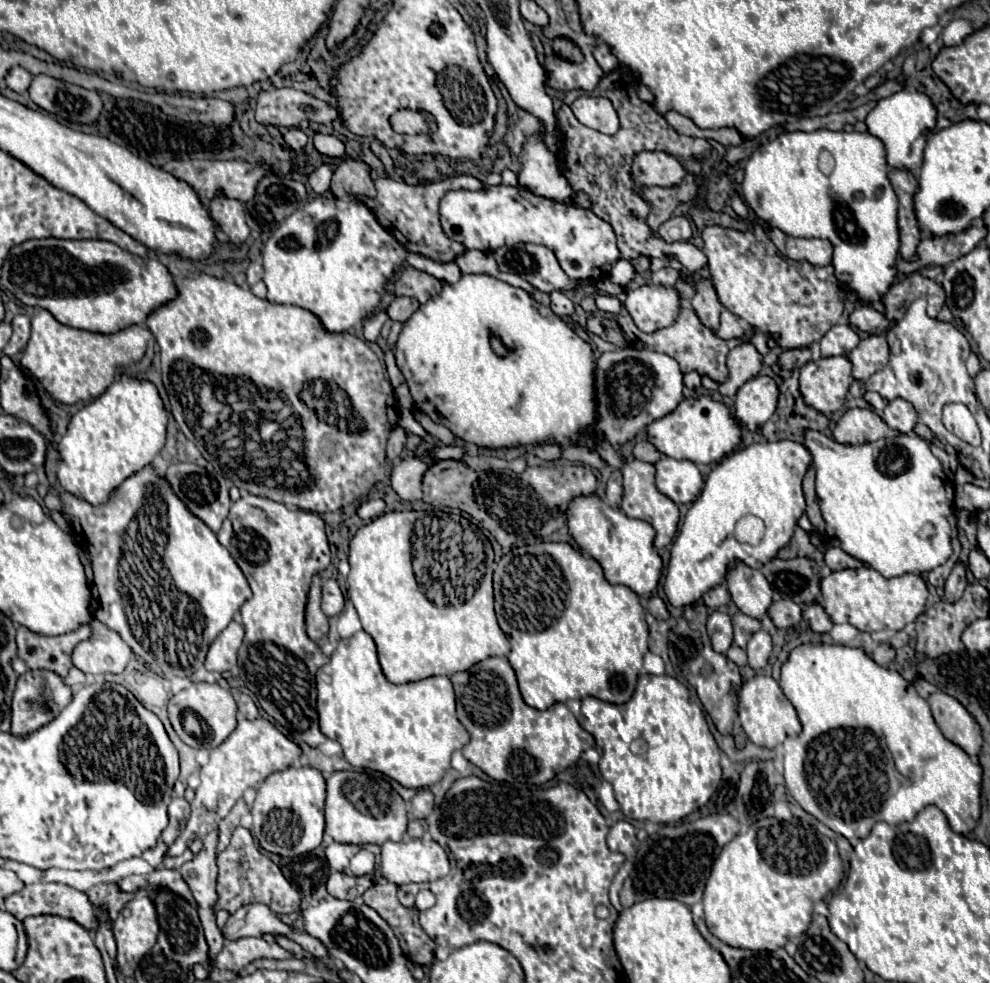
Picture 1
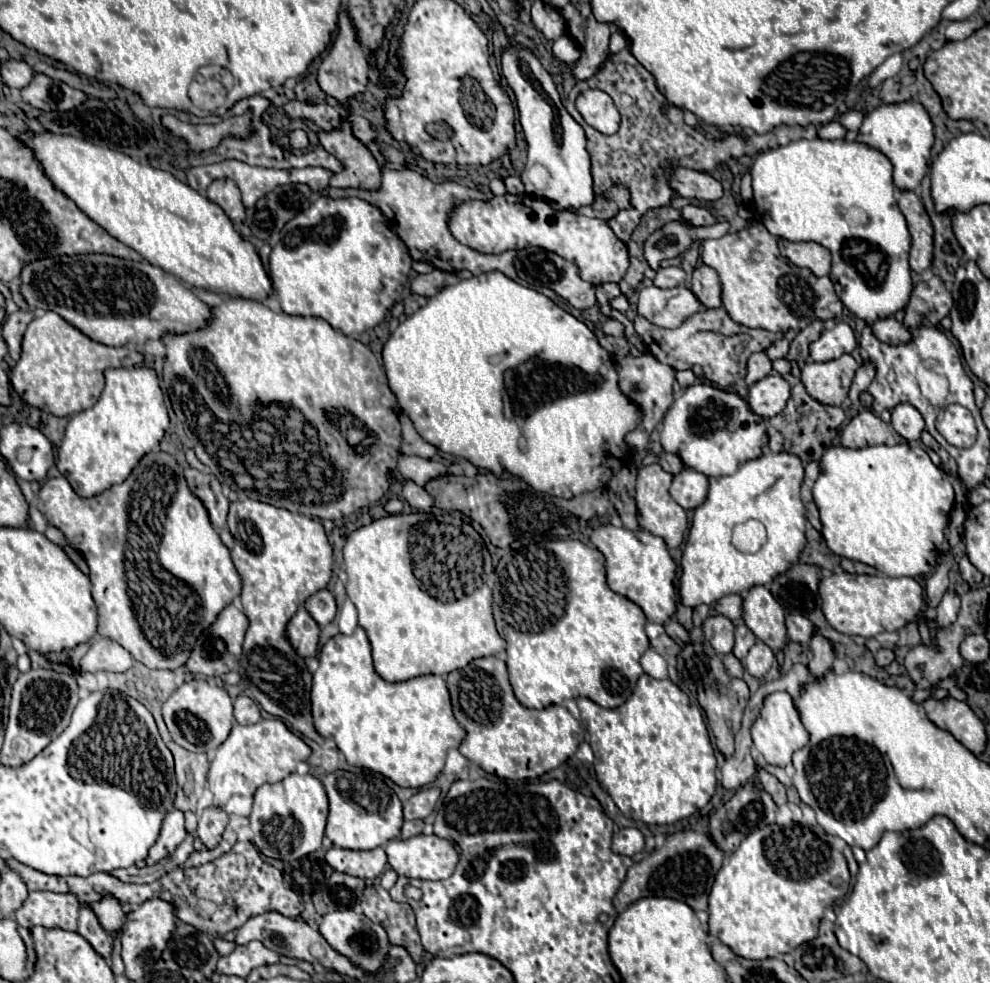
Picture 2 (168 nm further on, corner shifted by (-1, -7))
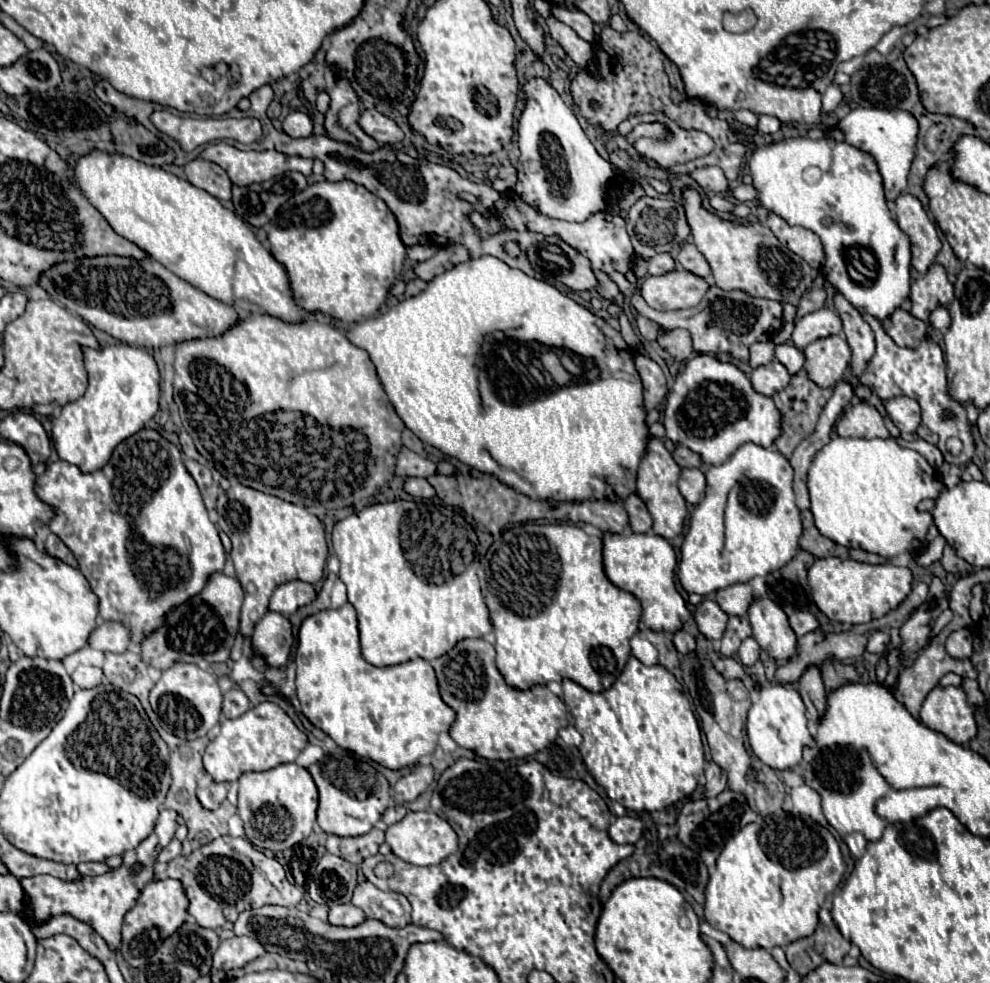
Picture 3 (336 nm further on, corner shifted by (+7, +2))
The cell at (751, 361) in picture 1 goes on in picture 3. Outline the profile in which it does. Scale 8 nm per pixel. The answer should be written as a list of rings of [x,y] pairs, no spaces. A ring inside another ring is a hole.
[[[769,340],[769,342],[755,342],[751,348],[751,368],[757,368],[761,364],[769,364],[773,358],[775,358],[775,344]]]

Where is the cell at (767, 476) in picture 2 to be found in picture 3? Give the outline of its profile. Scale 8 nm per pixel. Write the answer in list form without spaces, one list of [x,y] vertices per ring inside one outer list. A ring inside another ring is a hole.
[[[745,444],[723,466],[707,466],[705,476],[707,476],[705,498],[695,506],[690,518],[689,531],[681,546],[681,562],[677,574],[681,586],[687,592],[707,596],[731,584],[749,582],[757,576],[767,576],[783,568],[797,554],[801,538],[801,518],[799,518],[799,508],[795,506],[795,494],[791,486],[793,468],[789,466],[789,460],[773,452],[771,448]]]

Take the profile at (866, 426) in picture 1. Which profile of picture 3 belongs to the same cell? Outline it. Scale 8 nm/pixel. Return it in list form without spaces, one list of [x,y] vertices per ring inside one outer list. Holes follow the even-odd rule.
[[[861,402],[857,406],[851,406],[843,412],[843,416],[837,422],[837,434],[839,436],[853,436],[853,438],[889,438],[889,432],[883,424],[881,414],[877,408]]]

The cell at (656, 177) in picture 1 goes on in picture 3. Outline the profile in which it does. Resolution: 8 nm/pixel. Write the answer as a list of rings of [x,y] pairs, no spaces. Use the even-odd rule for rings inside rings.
[[[711,166],[711,168],[697,168],[693,174],[691,174],[697,184],[707,190],[707,192],[715,192],[715,194],[727,194],[729,192],[729,182],[723,174],[721,168],[717,166]]]

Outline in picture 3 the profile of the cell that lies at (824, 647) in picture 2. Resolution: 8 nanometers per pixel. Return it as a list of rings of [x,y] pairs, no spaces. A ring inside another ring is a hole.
[[[809,666],[807,672],[801,676],[799,682],[799,694],[803,702],[807,704],[807,714],[813,724],[819,724],[821,716],[827,708],[827,690],[821,680],[821,672],[815,666]]]

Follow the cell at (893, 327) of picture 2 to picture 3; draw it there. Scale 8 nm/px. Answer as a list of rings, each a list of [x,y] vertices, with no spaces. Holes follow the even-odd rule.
[[[897,308],[889,318],[883,320],[887,334],[905,348],[917,348],[923,340],[927,340],[927,322],[911,316],[907,310]]]

